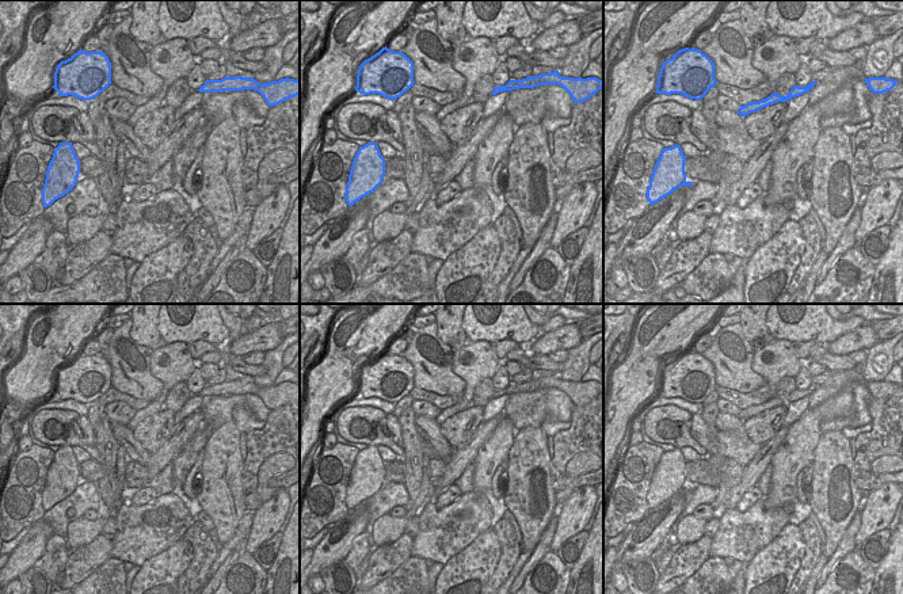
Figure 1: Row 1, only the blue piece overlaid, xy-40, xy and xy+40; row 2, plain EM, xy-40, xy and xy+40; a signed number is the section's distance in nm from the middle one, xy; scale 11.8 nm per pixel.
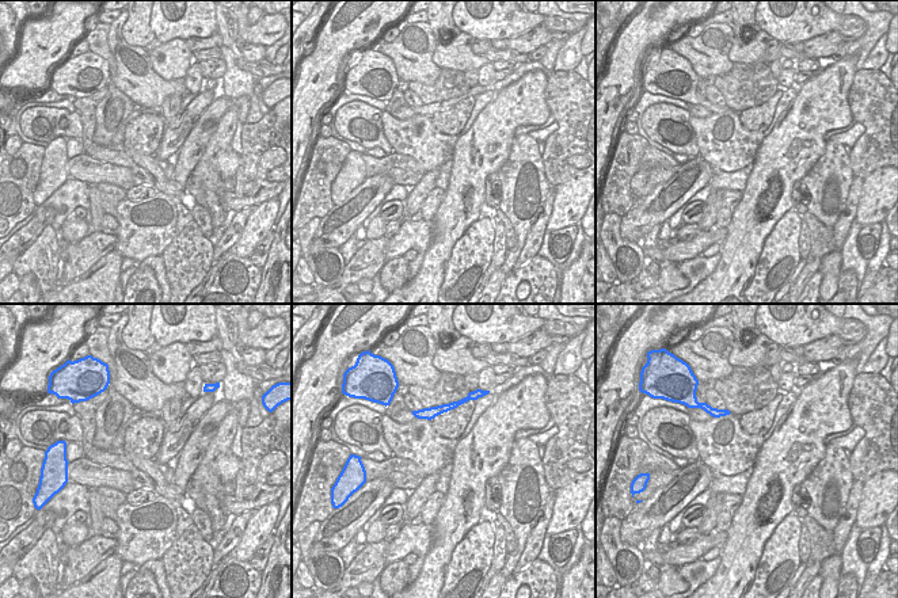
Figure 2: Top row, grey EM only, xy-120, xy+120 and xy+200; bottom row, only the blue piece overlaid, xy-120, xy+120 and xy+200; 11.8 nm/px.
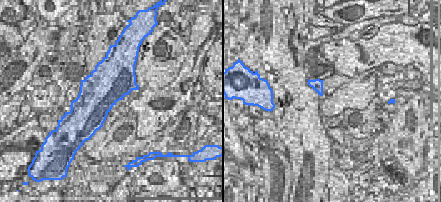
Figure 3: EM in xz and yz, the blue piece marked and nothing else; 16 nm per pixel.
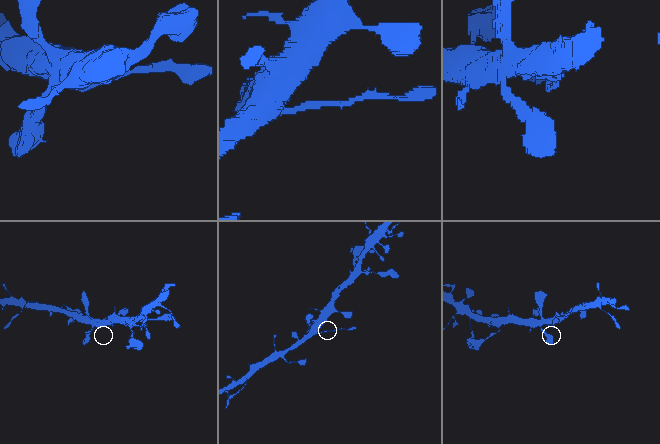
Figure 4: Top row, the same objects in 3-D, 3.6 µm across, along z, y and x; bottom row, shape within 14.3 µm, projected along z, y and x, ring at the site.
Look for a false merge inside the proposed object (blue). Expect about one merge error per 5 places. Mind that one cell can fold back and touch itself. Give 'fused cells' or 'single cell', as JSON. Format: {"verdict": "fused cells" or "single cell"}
{"verdict": "single cell"}

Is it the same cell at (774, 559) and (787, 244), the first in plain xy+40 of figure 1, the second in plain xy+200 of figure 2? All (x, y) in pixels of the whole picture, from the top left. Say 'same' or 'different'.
same

